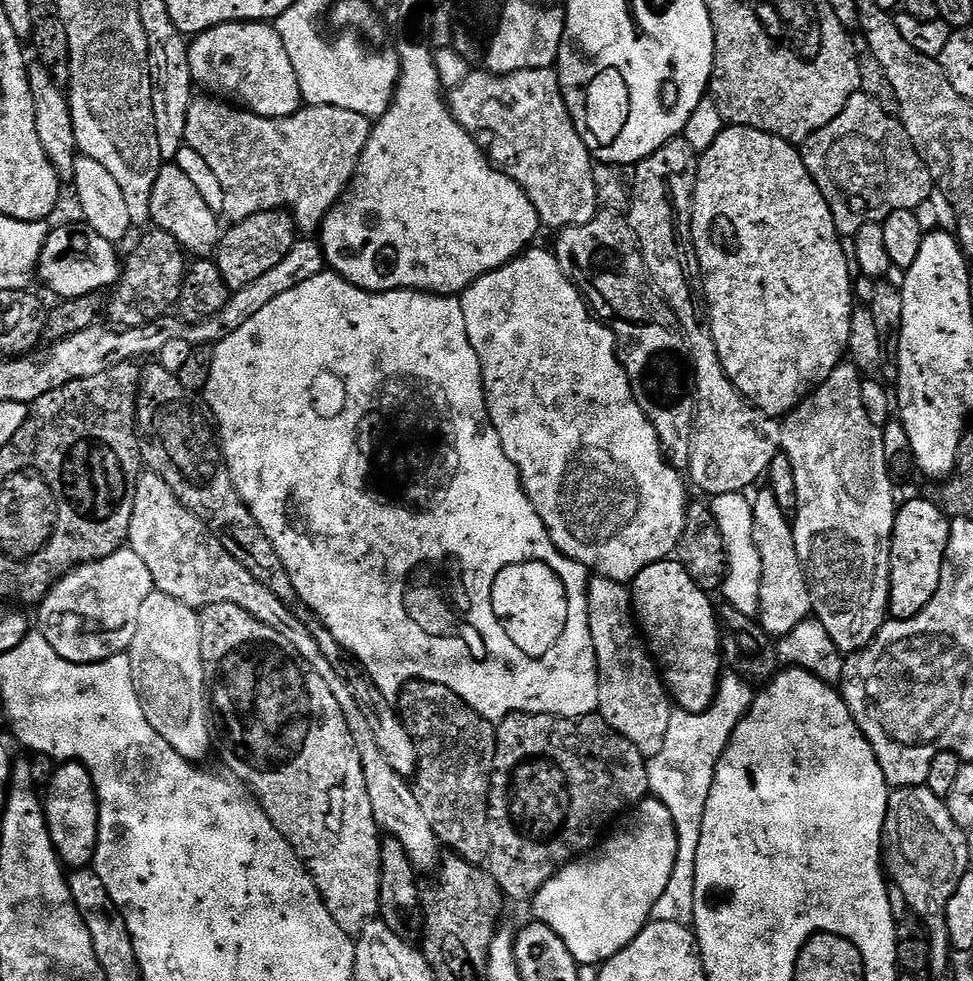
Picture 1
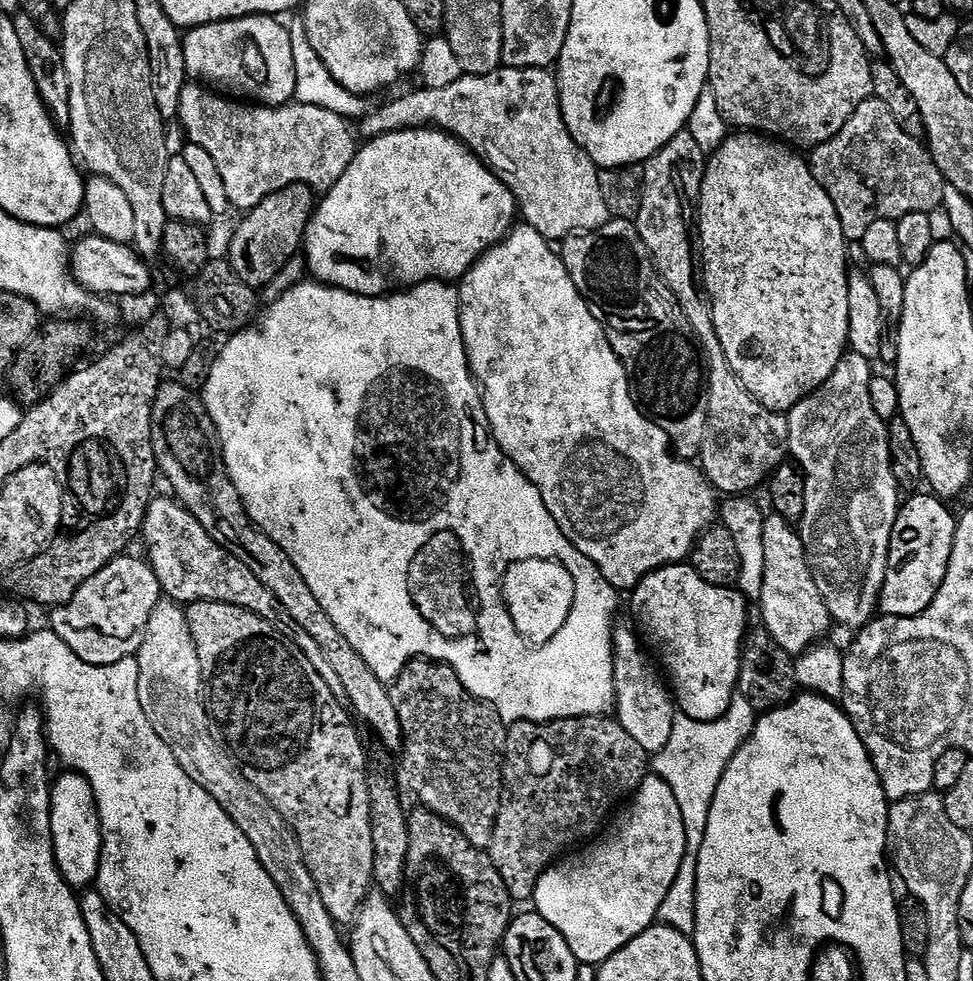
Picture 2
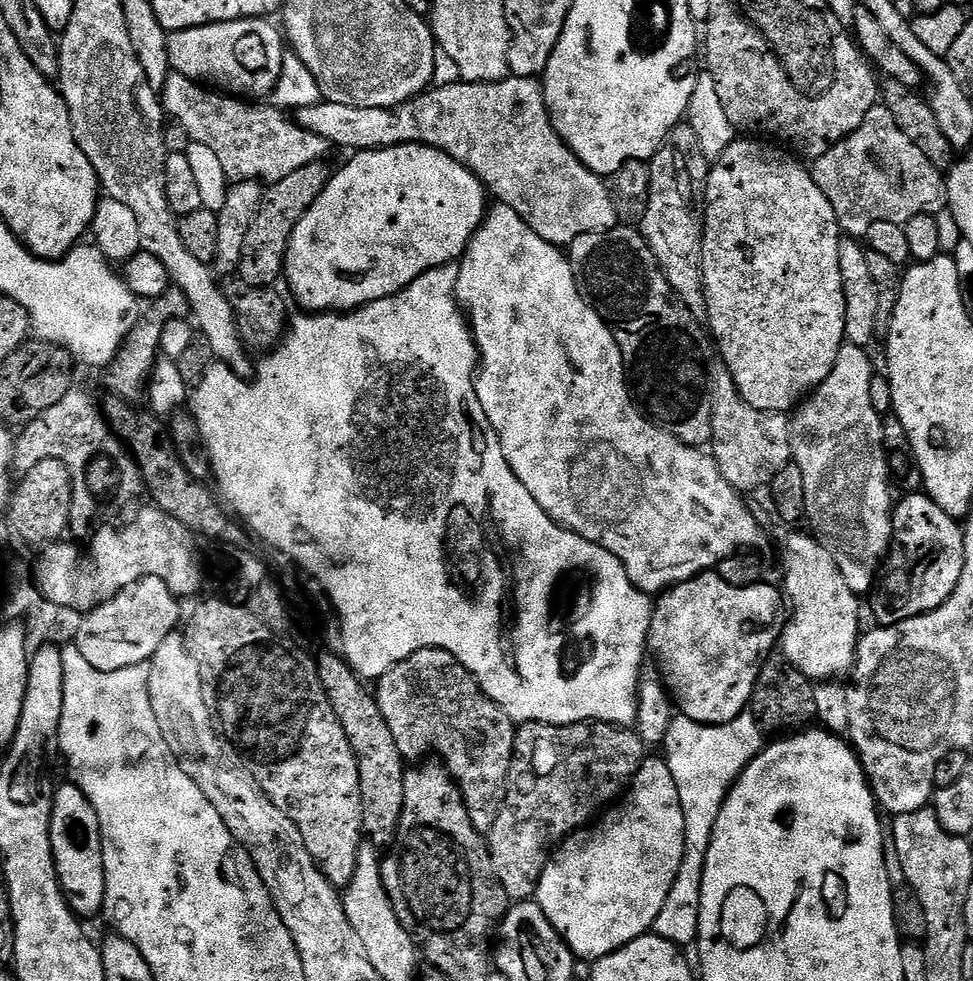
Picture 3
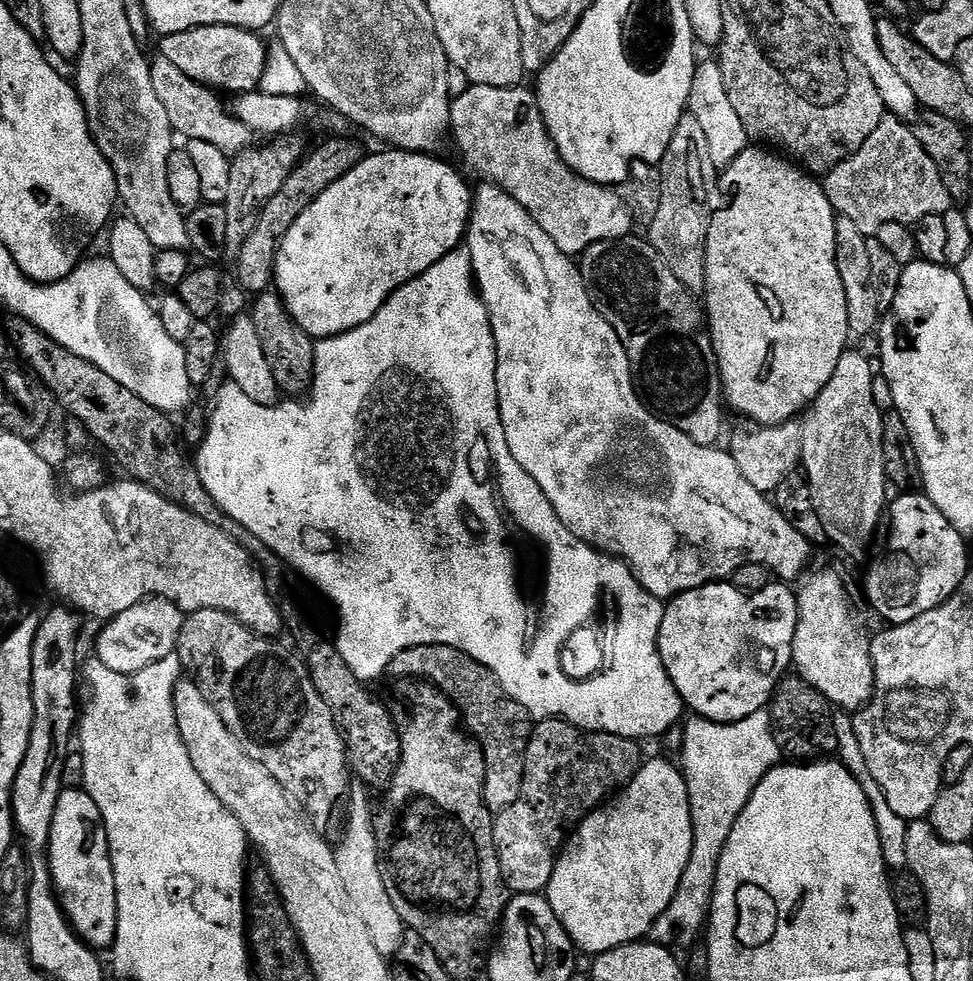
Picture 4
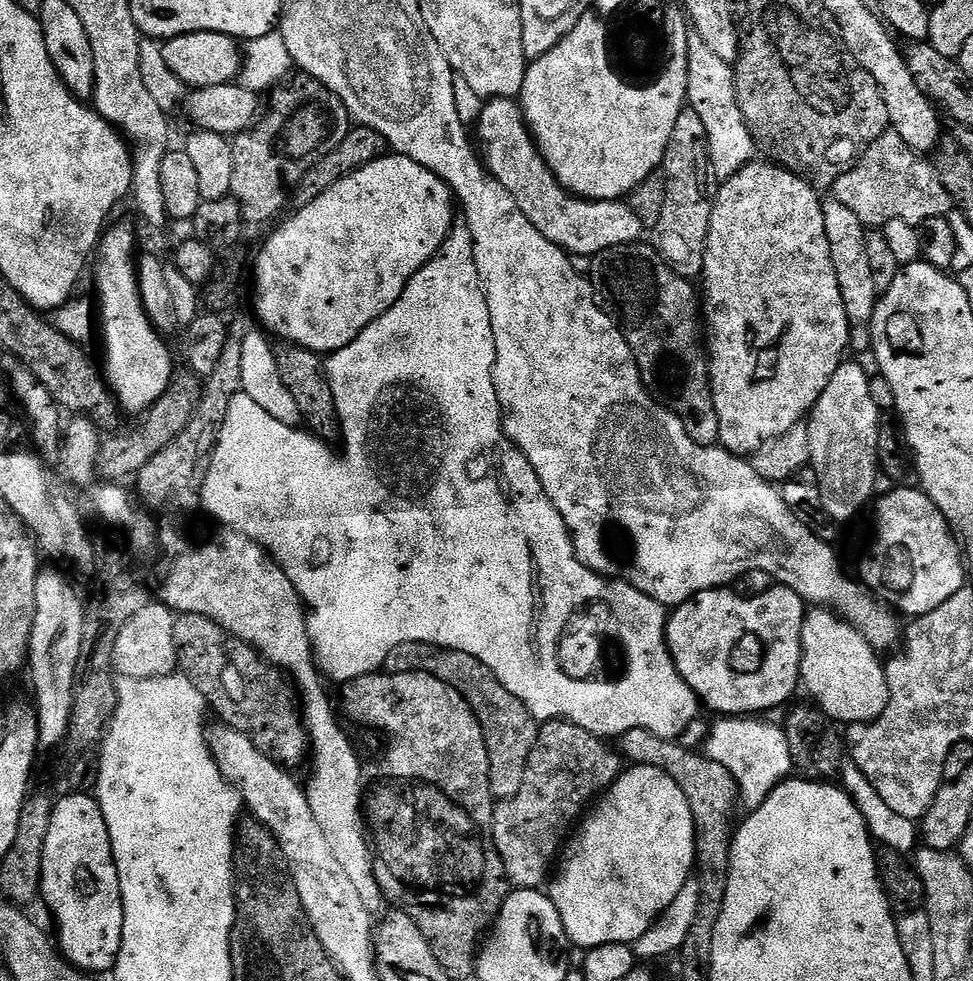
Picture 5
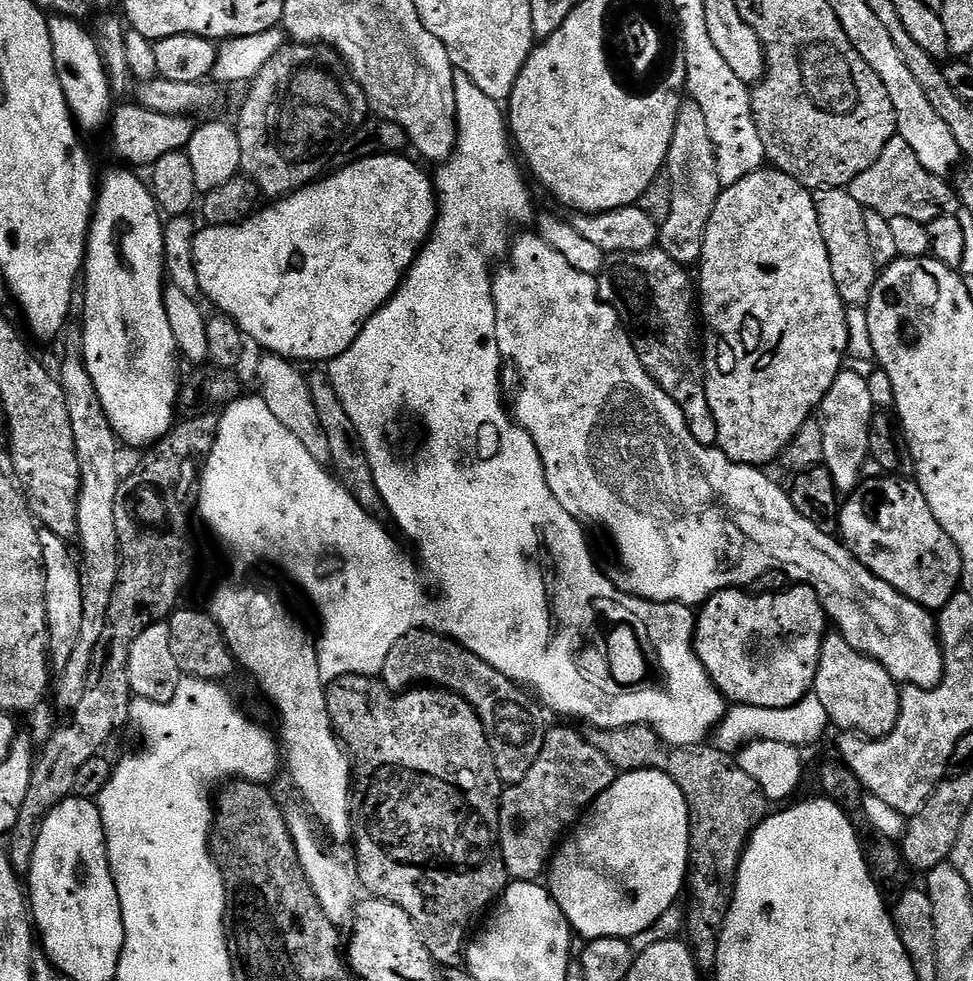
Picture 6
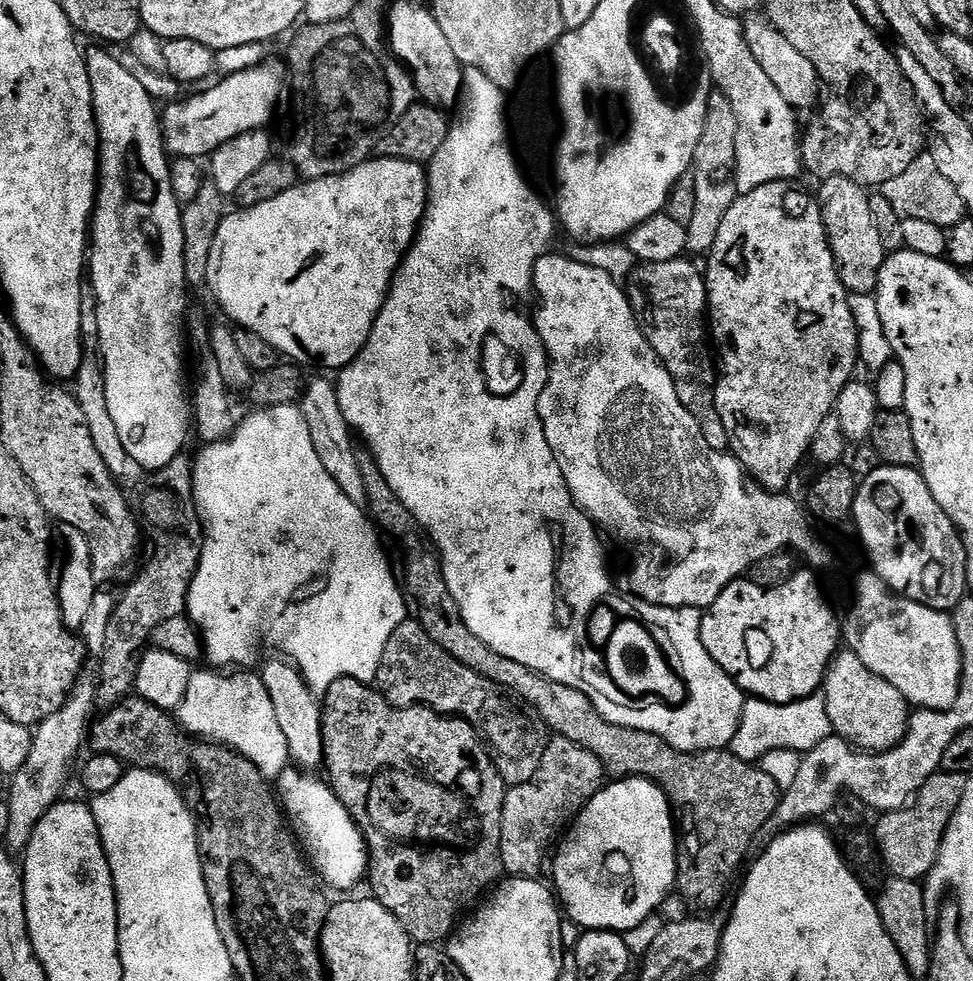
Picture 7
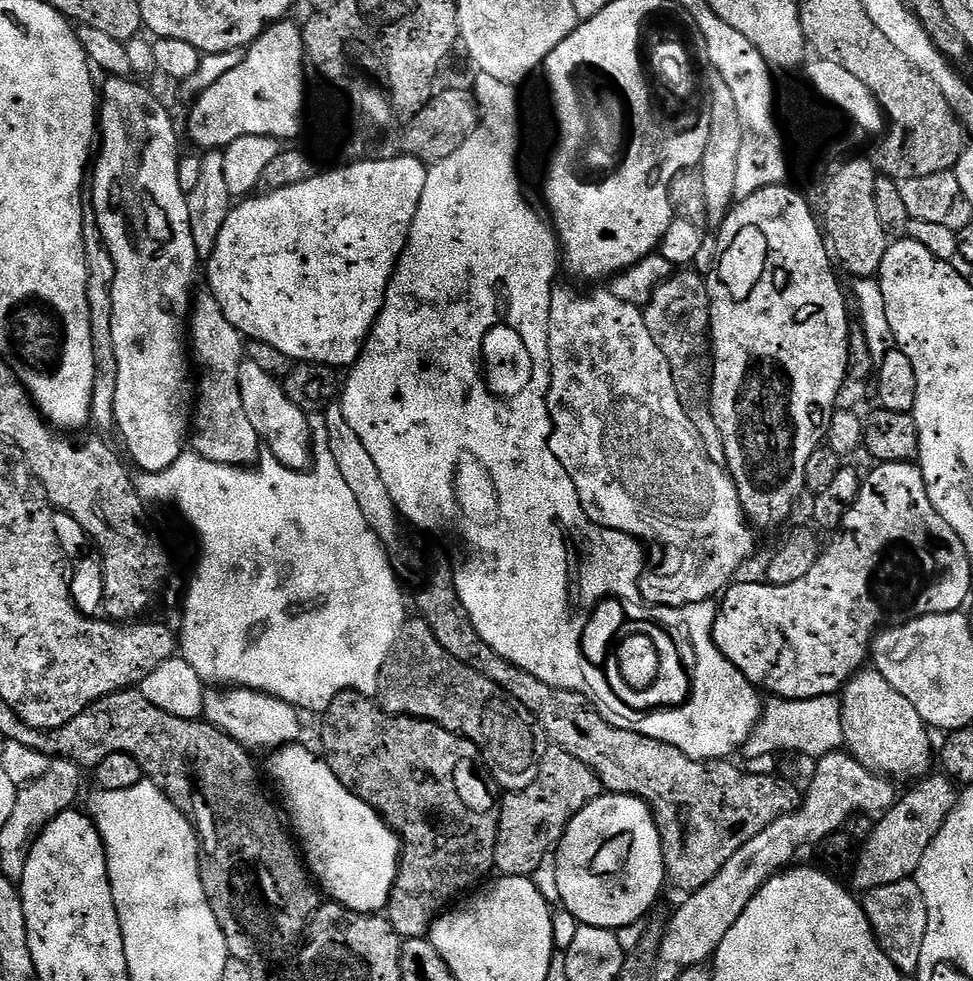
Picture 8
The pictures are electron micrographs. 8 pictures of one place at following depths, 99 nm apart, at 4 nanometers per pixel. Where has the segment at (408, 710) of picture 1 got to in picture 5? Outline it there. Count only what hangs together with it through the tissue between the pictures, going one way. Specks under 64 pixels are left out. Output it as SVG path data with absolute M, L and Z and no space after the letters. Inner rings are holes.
M406 642L402 646L394 646L382 665L385 672L425 672L434 674L434 678L442 678L474 710L478 722L484 731L484 741L488 747L490 758L490 786L493 797L497 801L508 800L518 790L522 790L522 778L526 774L526 766L530 754L536 745L538 722L530 714L530 710L478 658L470 658L470 654L462 654L462 650L439 648L436 644L422 642Z

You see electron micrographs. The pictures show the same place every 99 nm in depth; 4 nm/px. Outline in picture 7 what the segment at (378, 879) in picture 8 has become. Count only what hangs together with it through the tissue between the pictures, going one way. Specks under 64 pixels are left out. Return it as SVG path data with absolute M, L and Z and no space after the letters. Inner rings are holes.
M289 766L278 777L278 799L305 857L314 865L319 879L329 889L337 888L344 892L340 894L348 894L351 888L359 886L363 876L365 879L369 875L370 845L365 833L360 833L359 826L352 821L355 820L353 813L349 812L331 787L321 780L316 774Z

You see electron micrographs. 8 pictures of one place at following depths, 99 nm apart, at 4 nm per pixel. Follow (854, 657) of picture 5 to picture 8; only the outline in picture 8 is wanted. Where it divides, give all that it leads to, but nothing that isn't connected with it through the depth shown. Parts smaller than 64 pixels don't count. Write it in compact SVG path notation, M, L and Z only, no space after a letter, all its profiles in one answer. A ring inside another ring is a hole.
M861 670L844 685L839 697L841 724L847 751L870 771L897 781L916 782L934 768L934 744L924 720L875 670Z

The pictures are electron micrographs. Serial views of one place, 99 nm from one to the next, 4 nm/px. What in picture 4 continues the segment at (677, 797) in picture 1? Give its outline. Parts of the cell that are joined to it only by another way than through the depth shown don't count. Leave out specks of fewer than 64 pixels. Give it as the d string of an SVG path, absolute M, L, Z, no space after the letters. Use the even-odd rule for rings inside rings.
M763 709L734 723L716 723L695 714L688 719L680 764L691 804L692 853L670 906L666 906L666 910L662 910L660 917L652 923L650 933L651 943L673 950L688 948L699 936L701 939L710 915L712 896L716 892L718 862L722 858L726 838L730 838L734 822L764 775L782 760L776 735L772 733L772 719Z

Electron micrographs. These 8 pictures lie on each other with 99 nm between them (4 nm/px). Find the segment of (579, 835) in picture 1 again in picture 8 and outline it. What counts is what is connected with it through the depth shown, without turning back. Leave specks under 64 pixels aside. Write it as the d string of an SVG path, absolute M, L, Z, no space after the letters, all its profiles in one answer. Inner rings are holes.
M549 746L546 754L542 754L538 778L534 778L526 790L507 793L500 800L495 871L500 876L532 878L542 858L563 838L569 822L604 791L598 774L594 774L590 766L578 762L578 758L566 754L566 750Z

